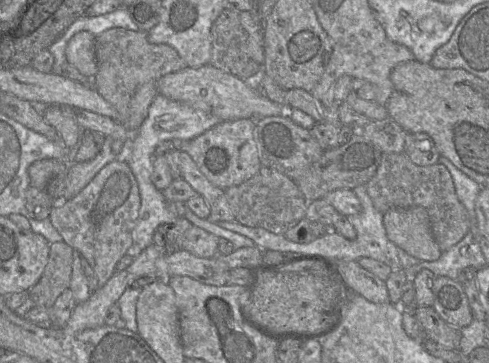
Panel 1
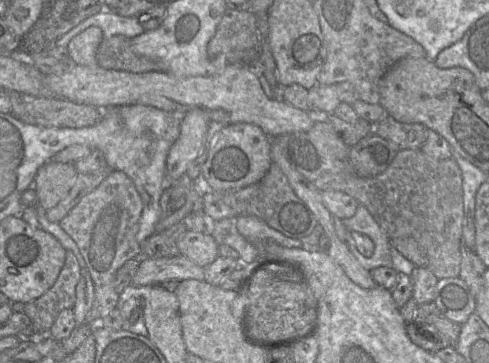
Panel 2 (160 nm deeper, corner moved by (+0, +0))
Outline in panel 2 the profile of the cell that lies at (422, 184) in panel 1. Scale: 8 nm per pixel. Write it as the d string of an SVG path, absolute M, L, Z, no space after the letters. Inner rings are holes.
M314 122L313 126L304 132L294 132L279 135L274 138L275 141L282 147L284 156L288 159L291 165L301 173L307 180L309 180L314 186L316 186L320 191L341 191L348 194L357 200L359 204L364 205L368 211L371 213L373 218L379 224L381 229L386 233L388 238L395 239L400 237L412 237L414 238L419 246L426 252L428 258L428 268L436 278L457 278L460 275L461 268L461 247L462 247L462 230L463 230L463 217L464 217L464 203L463 203L463 190L462 190L462 174L461 169L458 166L457 162L453 158L448 158L444 160L434 159L426 155L420 148L418 149L404 149L400 150L388 168L381 174L374 177L359 177L354 172L354 169L349 161L349 151L350 148L346 145L343 140L339 137L337 132L334 130L332 125L329 122Z

